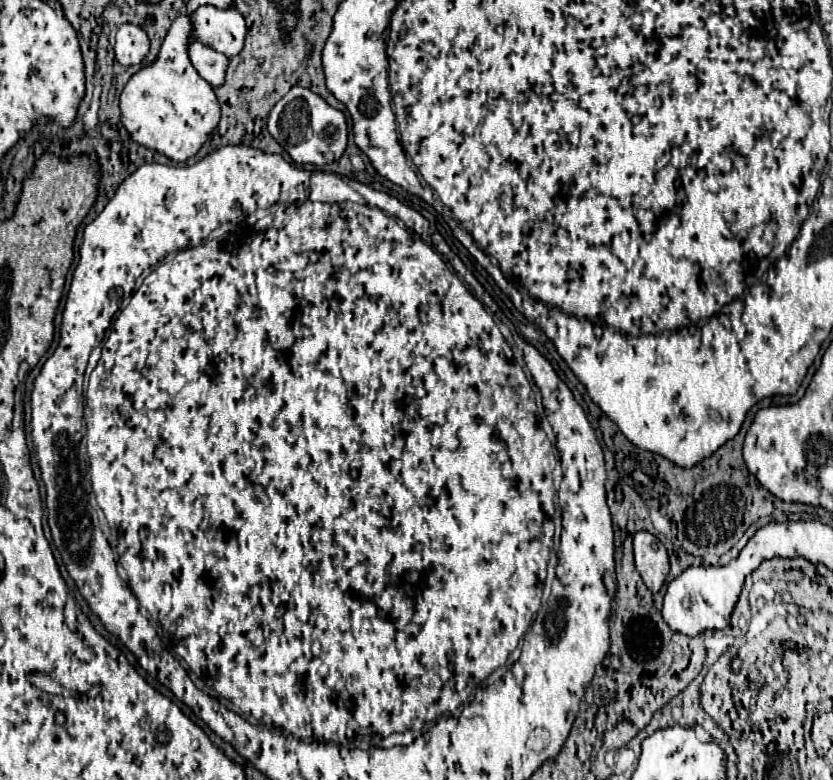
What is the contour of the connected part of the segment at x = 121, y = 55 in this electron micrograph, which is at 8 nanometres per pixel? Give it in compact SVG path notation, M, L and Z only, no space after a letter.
M122 25L116 33L114 53L122 65L140 65L148 55L148 35L136 25Z

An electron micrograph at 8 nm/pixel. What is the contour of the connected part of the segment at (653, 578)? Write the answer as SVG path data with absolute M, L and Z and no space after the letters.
M638 531L634 535L634 559L644 585L652 593L658 593L670 569L666 547L652 533Z

